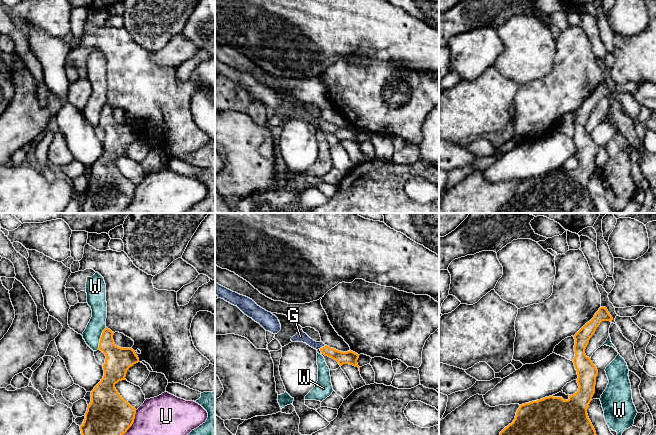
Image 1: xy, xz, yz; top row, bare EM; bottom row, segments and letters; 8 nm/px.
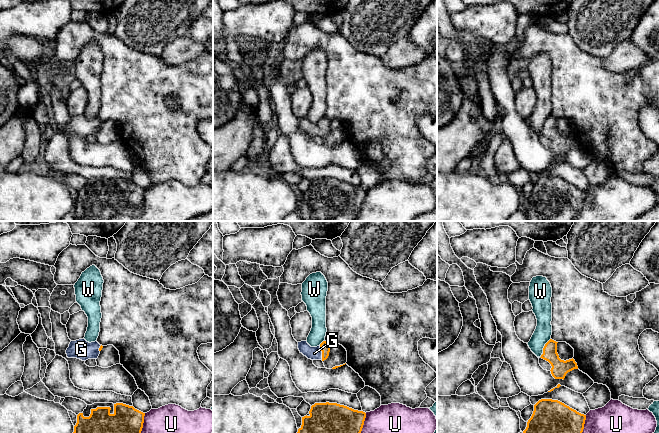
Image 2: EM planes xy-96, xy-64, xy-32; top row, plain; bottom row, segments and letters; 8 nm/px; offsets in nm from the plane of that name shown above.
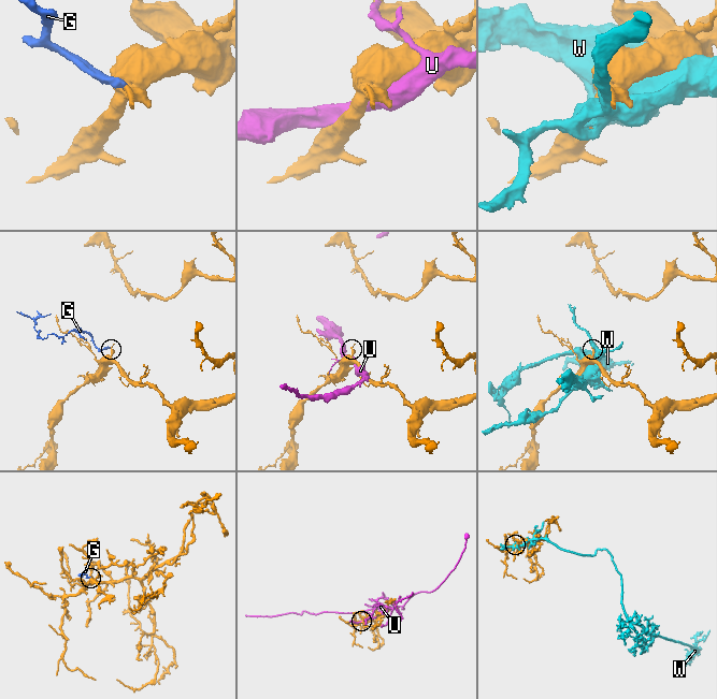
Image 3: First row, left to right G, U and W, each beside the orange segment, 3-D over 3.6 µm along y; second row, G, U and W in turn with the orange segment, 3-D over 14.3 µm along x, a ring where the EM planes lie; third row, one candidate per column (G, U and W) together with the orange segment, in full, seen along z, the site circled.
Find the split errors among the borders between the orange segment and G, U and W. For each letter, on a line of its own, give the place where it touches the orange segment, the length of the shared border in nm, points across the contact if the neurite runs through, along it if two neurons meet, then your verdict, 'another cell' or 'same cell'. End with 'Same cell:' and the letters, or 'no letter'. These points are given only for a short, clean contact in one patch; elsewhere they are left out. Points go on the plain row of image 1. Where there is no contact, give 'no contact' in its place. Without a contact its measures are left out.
G: xz (322, 123) | 60 nm | across xz (349, 133), (340, 133), (322, 123), (300, 112) | same cell
U: xy (132, 199) | 260 nm | another cell
W: xy (100, 114) | 200 nm | another cell
Same cell: G

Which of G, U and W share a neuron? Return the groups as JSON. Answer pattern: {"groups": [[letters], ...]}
{"groups": [["G"], ["U"], ["W"]]}

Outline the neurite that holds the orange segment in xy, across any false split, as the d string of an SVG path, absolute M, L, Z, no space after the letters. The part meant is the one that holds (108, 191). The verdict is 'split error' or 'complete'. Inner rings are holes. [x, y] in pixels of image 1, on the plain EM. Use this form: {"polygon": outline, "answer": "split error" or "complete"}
{"polygon": "M103 106L98 126L105 132L104 152L91 167L91 178L80 202L82 213L121 213L132 202L136 185L118 169L115 160L126 156L127 146L139 138L132 124L115 121L114 108Z", "answer": "complete"}

